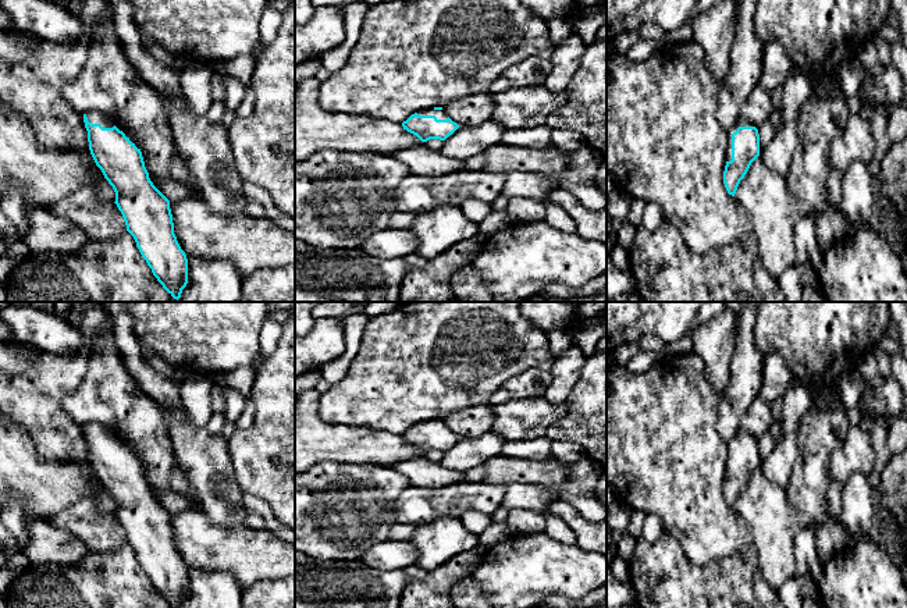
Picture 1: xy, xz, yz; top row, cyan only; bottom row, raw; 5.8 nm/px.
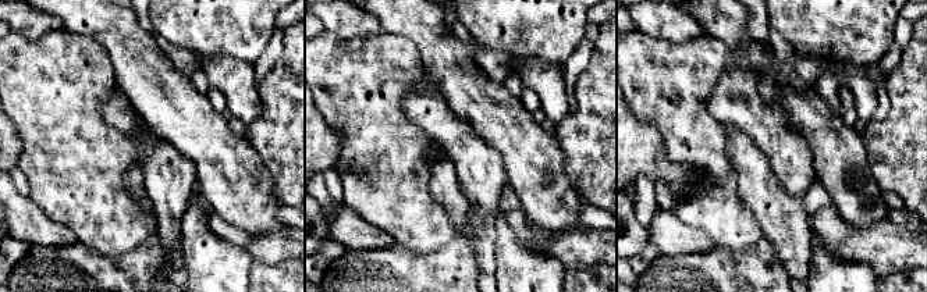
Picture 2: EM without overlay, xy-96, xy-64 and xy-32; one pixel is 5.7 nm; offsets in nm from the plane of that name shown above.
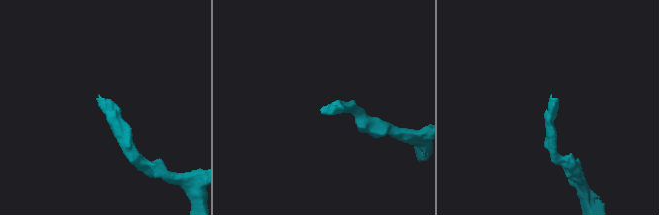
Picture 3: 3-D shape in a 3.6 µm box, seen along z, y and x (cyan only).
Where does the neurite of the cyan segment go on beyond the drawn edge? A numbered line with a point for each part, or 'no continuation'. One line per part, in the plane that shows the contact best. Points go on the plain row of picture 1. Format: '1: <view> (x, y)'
1: yz (742, 434)

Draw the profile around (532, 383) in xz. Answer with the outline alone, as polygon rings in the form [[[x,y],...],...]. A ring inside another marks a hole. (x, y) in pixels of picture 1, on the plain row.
[[[529,369],[505,380],[488,399],[488,405],[505,403],[515,398],[544,397],[551,383],[551,373],[540,369]]]

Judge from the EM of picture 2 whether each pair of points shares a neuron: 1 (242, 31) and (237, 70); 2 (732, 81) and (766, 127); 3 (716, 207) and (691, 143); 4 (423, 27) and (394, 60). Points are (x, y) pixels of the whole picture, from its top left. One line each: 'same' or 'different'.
1: different
2: same
3: same
4: different

